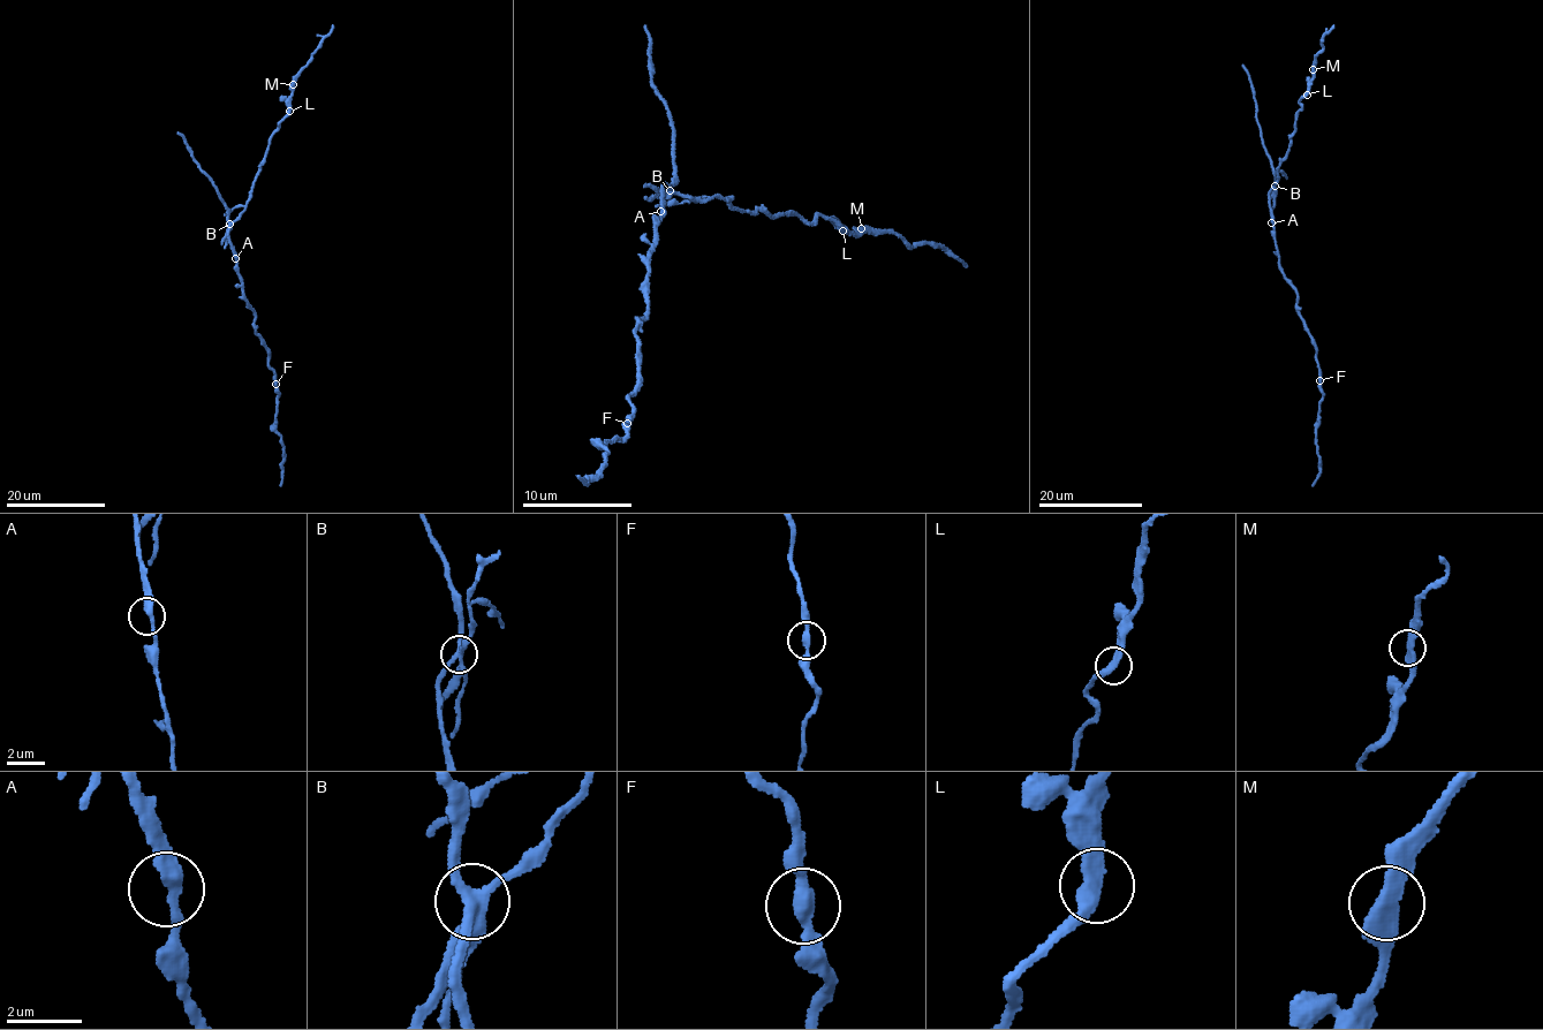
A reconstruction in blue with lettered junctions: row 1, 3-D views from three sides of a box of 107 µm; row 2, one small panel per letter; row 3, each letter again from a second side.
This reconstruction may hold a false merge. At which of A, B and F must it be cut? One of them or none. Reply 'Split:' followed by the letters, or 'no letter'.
Split: B

